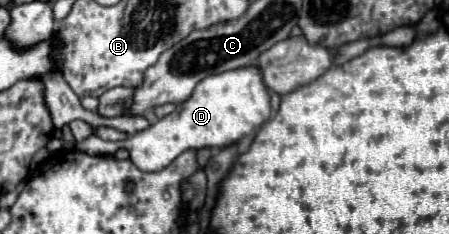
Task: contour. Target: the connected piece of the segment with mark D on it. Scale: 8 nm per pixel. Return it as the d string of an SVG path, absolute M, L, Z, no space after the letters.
M248 66L242 70L228 70L222 74L214 74L204 78L192 92L192 96L182 102L172 114L160 118L156 124L146 130L128 136L122 142L104 142L98 136L88 136L84 142L76 144L78 150L86 154L102 154L114 156L118 148L126 148L130 152L130 160L142 172L158 172L170 166L174 158L184 154L186 150L200 148L226 148L236 144L240 138L250 134L254 128L264 124L270 116L270 92L262 82L262 74L256 66Z

